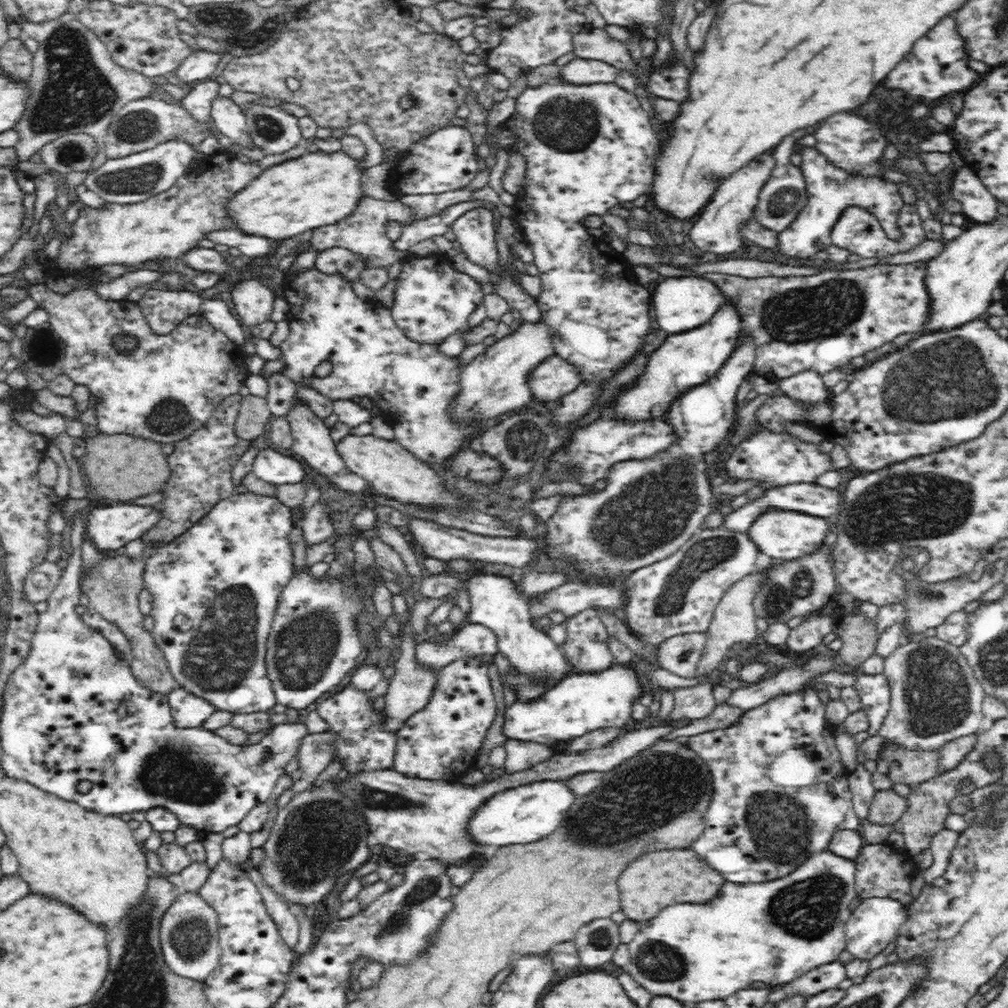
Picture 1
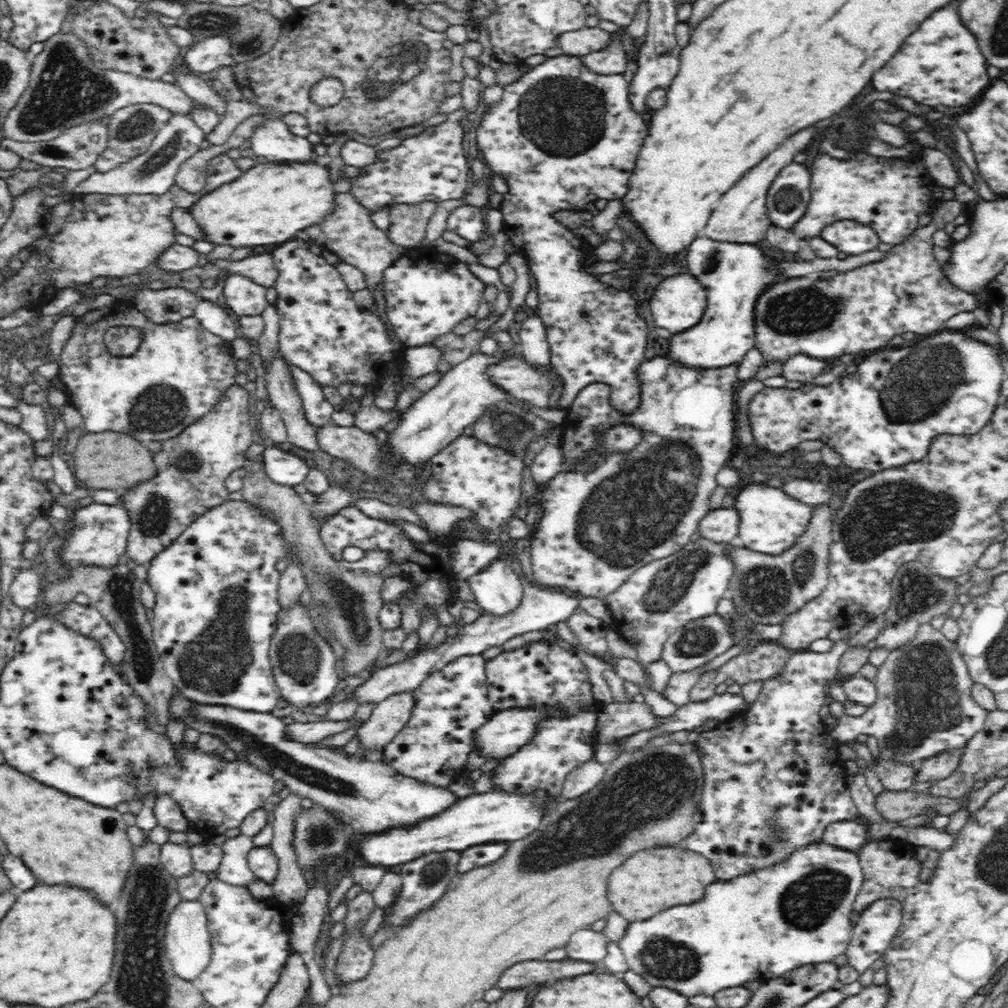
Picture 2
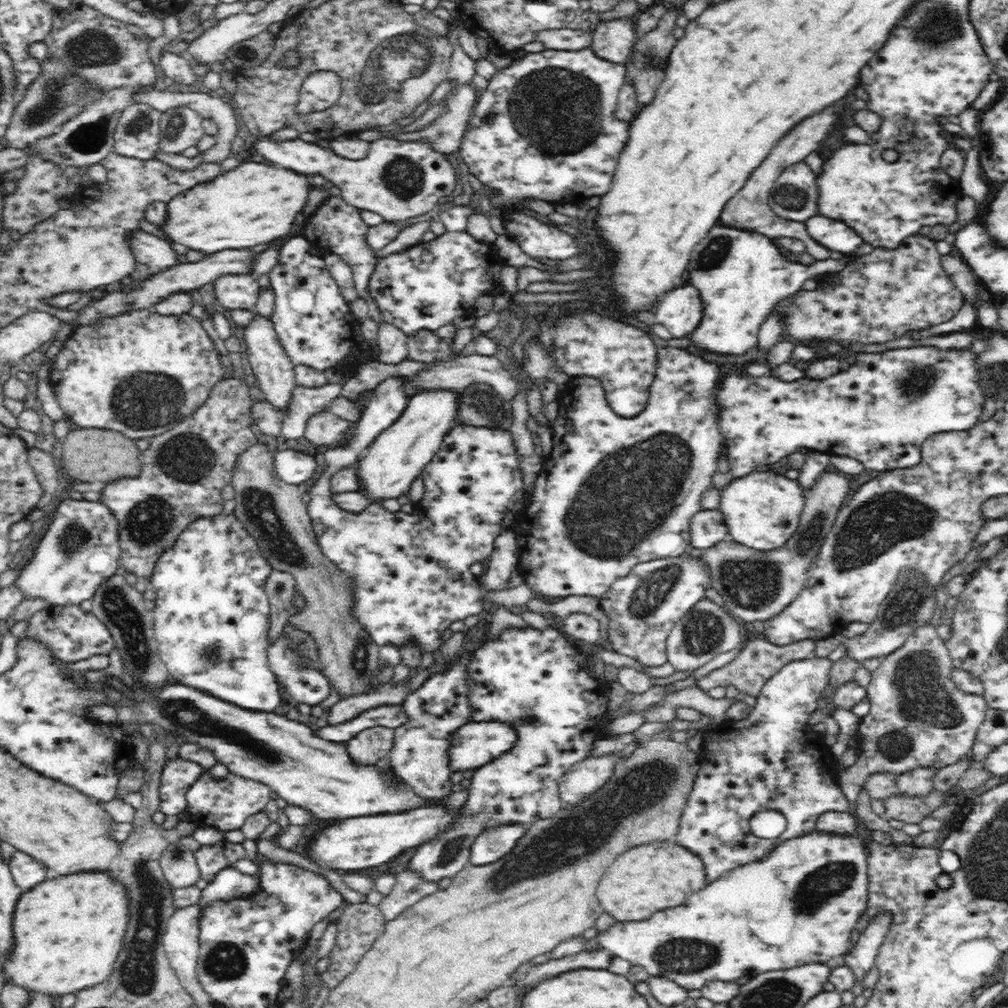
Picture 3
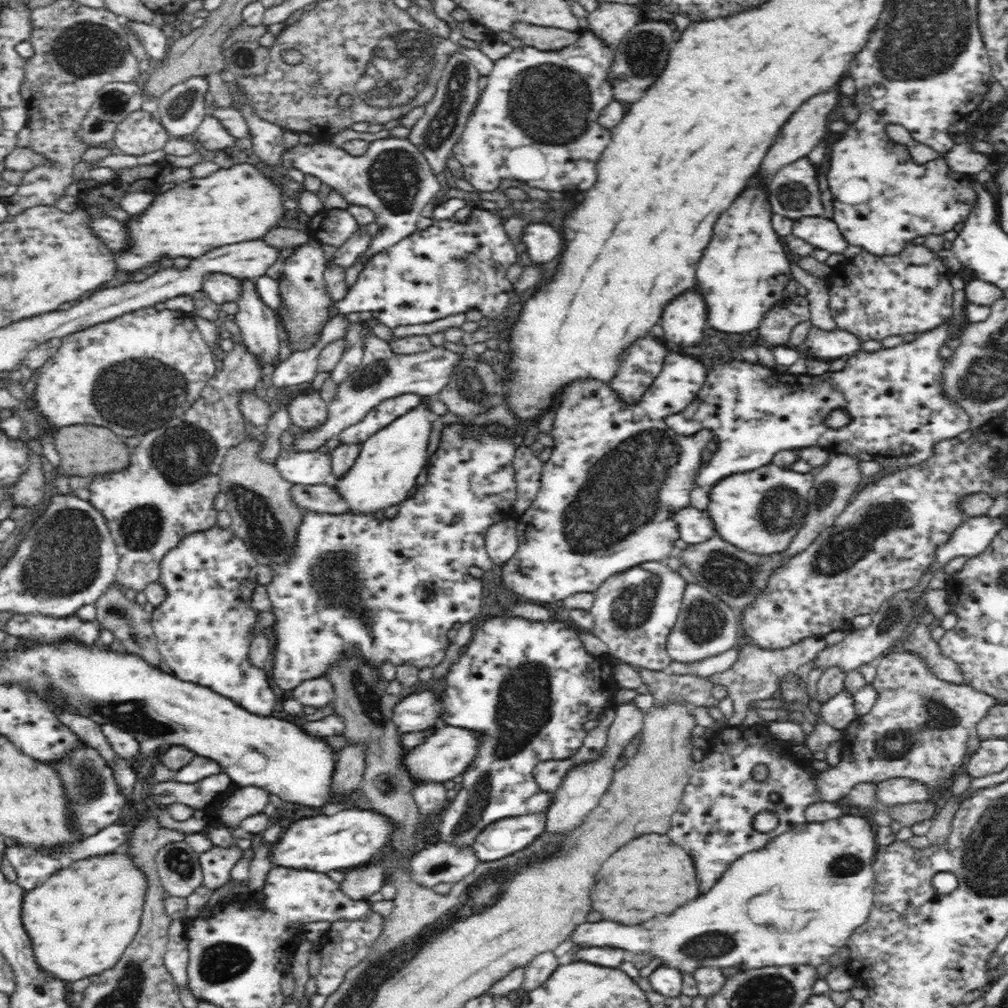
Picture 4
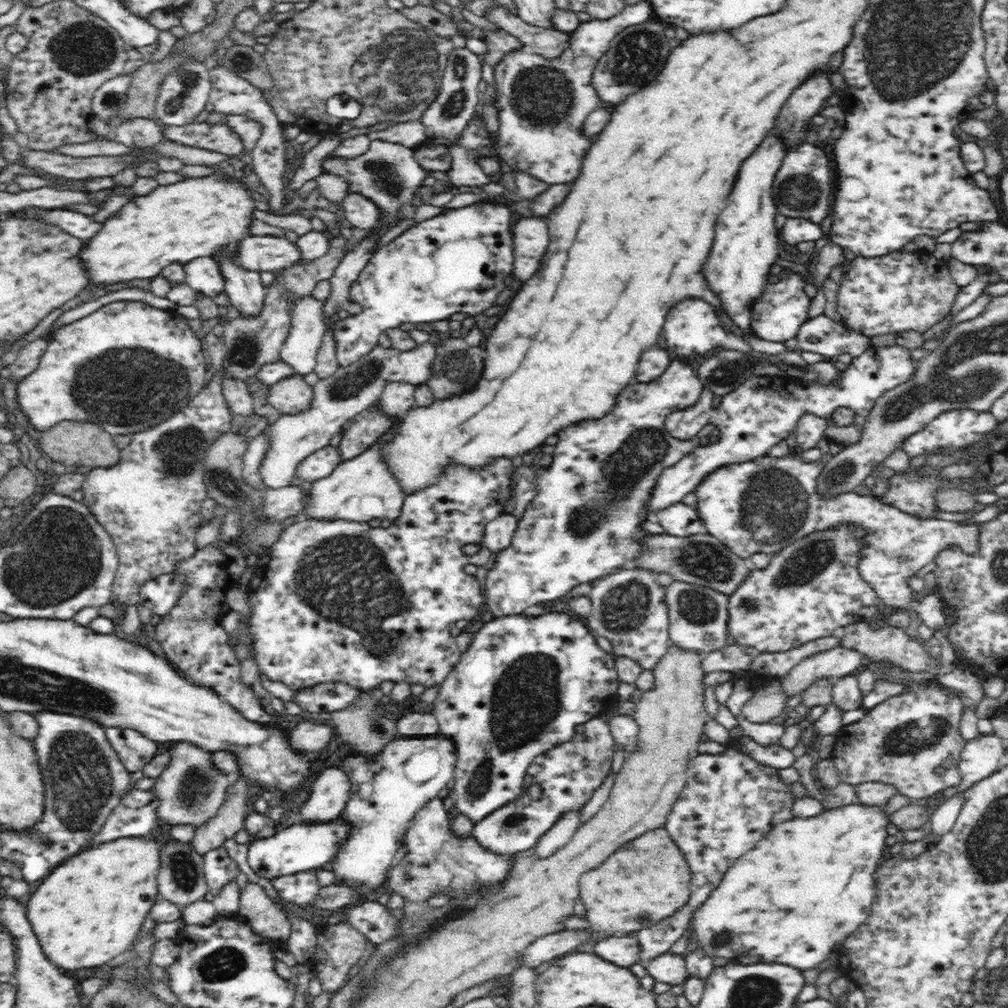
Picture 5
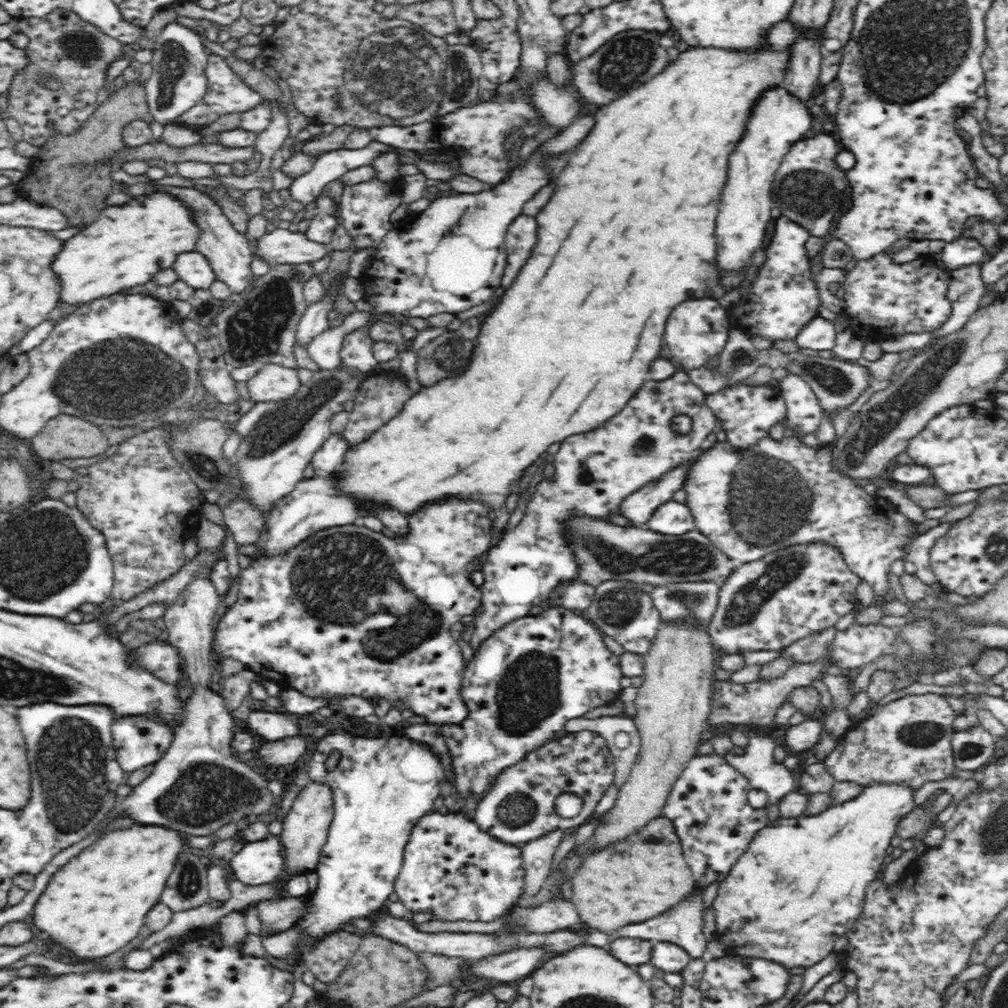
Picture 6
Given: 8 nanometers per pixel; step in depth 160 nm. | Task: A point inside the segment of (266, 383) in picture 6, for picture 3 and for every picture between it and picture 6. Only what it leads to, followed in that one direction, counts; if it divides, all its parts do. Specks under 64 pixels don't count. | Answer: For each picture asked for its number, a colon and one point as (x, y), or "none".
3: (324, 429)
4: (307, 409)
5: (291, 395)

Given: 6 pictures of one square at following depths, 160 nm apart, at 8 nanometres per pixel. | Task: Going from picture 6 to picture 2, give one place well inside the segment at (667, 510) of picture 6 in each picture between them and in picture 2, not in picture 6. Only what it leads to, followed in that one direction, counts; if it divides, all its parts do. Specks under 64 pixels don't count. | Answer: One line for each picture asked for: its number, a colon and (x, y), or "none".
2: (721, 525)
3: (708, 527)
4: (695, 526)
5: (680, 520)

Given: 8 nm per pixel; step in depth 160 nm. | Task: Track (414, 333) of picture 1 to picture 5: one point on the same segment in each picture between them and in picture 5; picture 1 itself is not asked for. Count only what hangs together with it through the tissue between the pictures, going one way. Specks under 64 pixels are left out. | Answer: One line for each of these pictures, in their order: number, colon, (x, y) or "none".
2: (427, 293)
3: (427, 286)
4: (453, 266)
5: (427, 273)

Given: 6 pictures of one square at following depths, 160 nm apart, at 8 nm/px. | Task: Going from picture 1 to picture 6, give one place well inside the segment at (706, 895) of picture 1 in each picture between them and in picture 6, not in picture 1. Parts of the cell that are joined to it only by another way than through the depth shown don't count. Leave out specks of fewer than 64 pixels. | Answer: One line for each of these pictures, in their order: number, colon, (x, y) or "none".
2: (650, 881)
3: (656, 876)
4: (657, 876)
5: (627, 892)
6: (637, 879)

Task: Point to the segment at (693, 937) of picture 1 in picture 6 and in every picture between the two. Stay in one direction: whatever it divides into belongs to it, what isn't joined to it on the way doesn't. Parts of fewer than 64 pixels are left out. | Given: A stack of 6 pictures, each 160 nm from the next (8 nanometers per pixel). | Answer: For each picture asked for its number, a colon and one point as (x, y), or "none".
2: (730, 937)
3: (771, 915)
4: (796, 902)
5: (808, 883)
6: (800, 885)

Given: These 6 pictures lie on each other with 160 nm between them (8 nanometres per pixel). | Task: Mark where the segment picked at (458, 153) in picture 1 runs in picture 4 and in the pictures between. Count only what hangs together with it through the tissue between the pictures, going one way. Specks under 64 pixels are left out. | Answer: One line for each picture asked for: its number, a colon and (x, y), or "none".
2: (432, 165)
3: (398, 180)
4: (393, 179)

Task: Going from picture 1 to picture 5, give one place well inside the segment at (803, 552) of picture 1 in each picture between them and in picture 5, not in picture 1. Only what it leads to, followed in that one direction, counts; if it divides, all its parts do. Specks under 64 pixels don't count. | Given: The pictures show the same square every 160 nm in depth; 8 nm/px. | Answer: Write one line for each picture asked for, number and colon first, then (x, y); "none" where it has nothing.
2: (770, 522)
3: (762, 510)
4: (760, 512)
5: (764, 505)

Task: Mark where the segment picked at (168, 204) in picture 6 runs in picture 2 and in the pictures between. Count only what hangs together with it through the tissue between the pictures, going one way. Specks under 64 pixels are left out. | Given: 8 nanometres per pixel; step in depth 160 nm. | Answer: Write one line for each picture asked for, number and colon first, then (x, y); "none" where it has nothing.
2: (272, 202)
3: (255, 203)
4: (232, 205)
5: (176, 223)

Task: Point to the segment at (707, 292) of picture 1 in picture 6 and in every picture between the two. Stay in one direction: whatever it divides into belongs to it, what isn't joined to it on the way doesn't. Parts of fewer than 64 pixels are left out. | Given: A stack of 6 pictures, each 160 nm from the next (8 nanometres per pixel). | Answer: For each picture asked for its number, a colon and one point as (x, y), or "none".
2: (679, 302)
3: (680, 310)
4: (685, 319)
5: (692, 327)
6: (697, 331)

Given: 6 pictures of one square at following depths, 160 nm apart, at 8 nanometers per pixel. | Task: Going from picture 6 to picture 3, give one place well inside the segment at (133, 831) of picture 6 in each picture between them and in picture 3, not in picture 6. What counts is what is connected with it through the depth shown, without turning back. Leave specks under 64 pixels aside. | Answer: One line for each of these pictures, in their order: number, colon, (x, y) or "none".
3: (67, 932)
4: (80, 920)
5: (88, 910)

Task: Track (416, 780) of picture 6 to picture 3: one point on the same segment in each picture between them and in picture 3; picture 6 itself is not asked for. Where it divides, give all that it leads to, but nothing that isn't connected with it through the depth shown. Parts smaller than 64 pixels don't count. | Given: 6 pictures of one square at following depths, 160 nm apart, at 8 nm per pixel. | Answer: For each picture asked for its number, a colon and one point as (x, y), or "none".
3: (476, 744)
4: (451, 749)
5: (388, 789)

